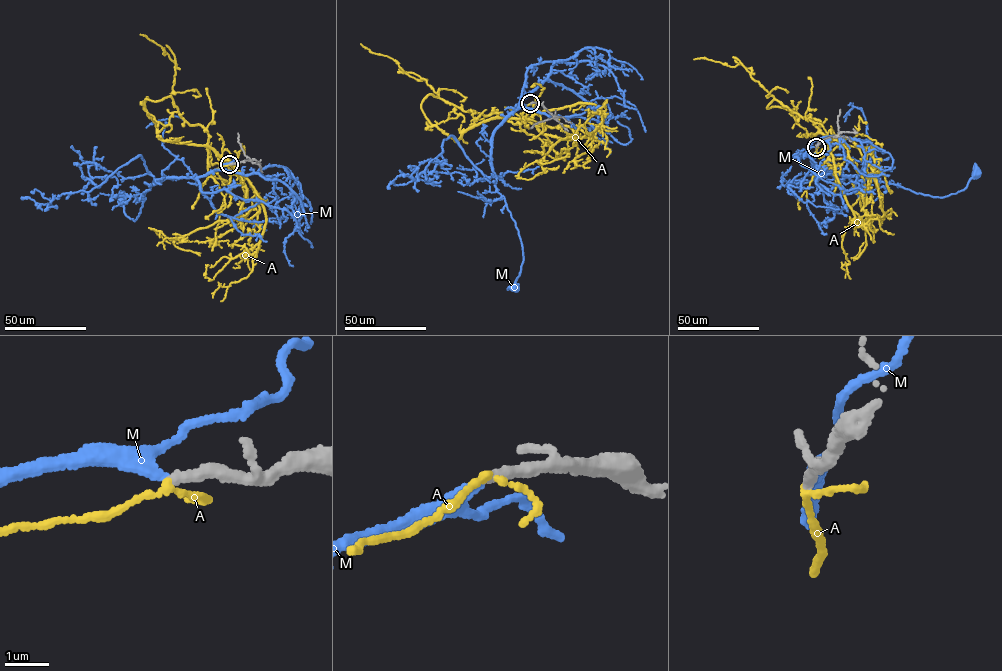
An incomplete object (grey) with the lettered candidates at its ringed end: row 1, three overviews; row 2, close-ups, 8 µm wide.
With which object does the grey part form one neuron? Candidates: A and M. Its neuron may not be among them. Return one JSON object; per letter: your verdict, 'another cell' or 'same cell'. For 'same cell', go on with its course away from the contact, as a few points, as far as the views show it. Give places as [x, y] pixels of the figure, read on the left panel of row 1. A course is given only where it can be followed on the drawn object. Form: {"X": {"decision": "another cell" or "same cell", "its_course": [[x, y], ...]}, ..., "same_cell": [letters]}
{"A": {"decision": "another cell"}, "M": {"decision": "same cell", "its_course": [[229, 164], [149, 186], [134, 221], [126, 216], [122, 201]]}, "same_cell": ["M"]}

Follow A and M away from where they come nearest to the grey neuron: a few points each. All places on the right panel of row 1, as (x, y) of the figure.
A: (816, 147), (820, 152), (829, 140), (810, 115), (803, 118), (774, 98), (751, 76), (750, 68), (694, 59)
M: (816, 147), (811, 158), (816, 166), (823, 170), (867, 177), (933, 196), (941, 197), (962, 190), (976, 173)

